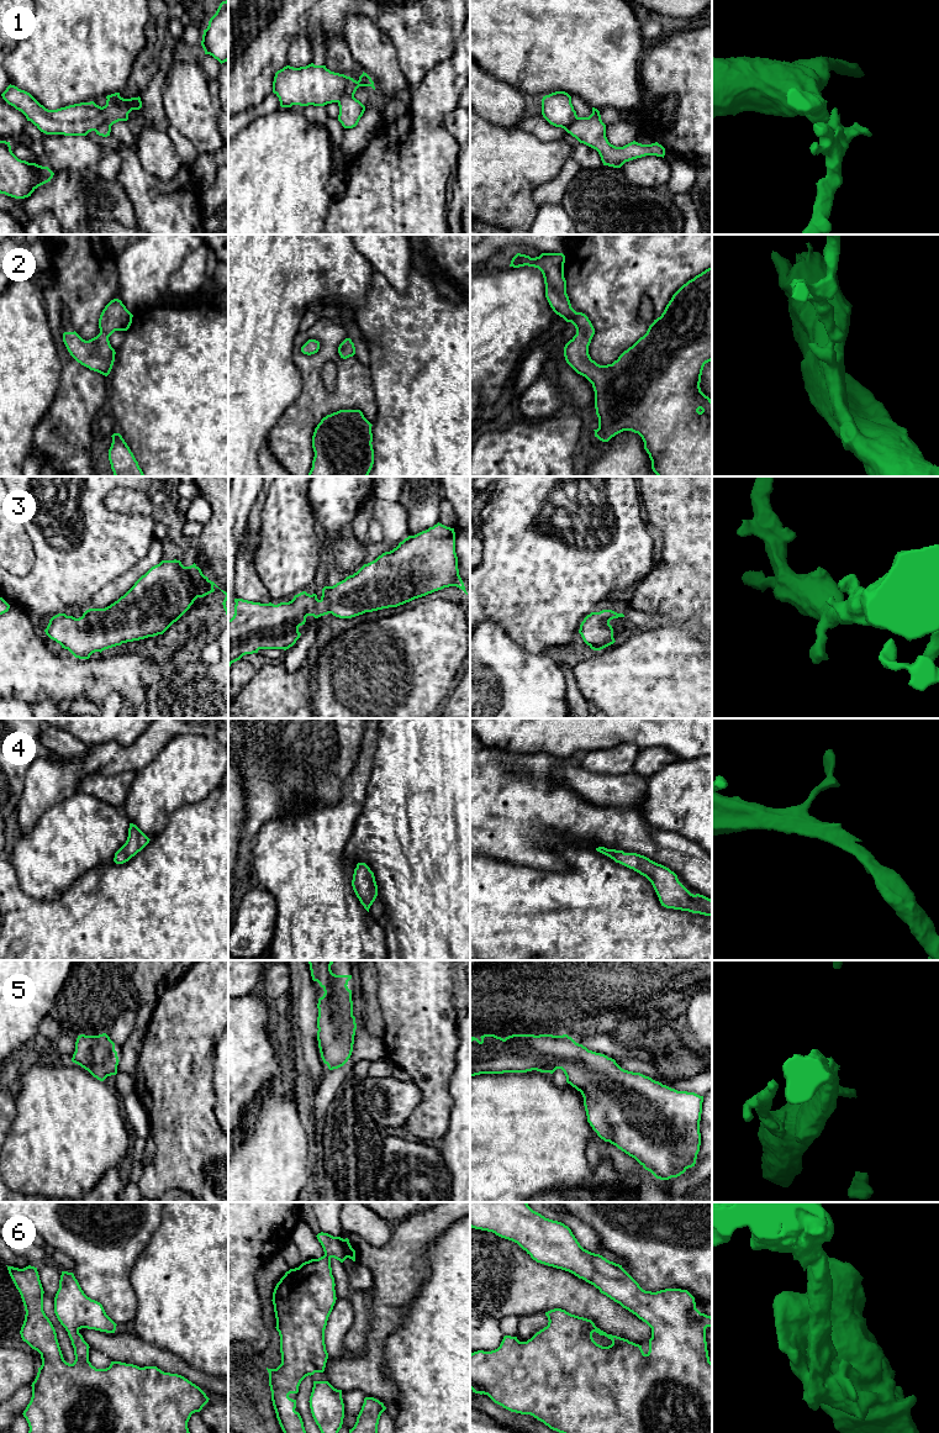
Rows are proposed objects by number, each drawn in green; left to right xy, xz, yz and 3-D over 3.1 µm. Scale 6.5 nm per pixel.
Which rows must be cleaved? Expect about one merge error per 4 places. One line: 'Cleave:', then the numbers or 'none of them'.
Cleave: 1

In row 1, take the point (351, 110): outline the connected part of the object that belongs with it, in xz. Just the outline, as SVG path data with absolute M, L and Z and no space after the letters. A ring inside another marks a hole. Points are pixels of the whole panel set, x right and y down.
M343 95L338 101L338 106L338 121L344 128L355 127L365 111L365 106L352 95Z

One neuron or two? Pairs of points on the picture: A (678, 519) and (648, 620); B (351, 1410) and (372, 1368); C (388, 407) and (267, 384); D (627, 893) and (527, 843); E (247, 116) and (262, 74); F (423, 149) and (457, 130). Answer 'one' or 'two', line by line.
A: two
B: two
C: two
D: two
E: two
F: two

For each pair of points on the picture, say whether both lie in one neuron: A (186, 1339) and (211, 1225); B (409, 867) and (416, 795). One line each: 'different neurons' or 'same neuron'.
A: same neuron
B: same neuron

